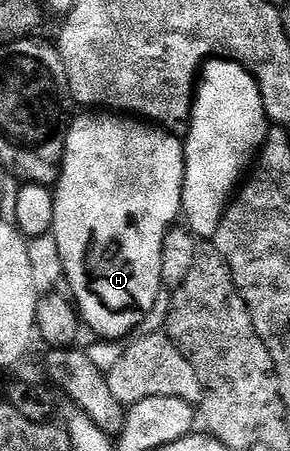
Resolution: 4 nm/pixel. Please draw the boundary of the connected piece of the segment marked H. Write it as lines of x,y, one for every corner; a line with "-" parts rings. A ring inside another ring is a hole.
84,111
81,117
73,116
64,140
64,162
60,168
60,180
54,186
54,223
52,237
58,243
62,255
62,267
66,285
72,288
71,300
74,302
85,326
88,325
100,339
124,339
135,334
154,307
162,286
162,243
168,230
177,224
182,213
182,191
184,190
184,141
175,133
149,124
131,115
121,115
115,111

